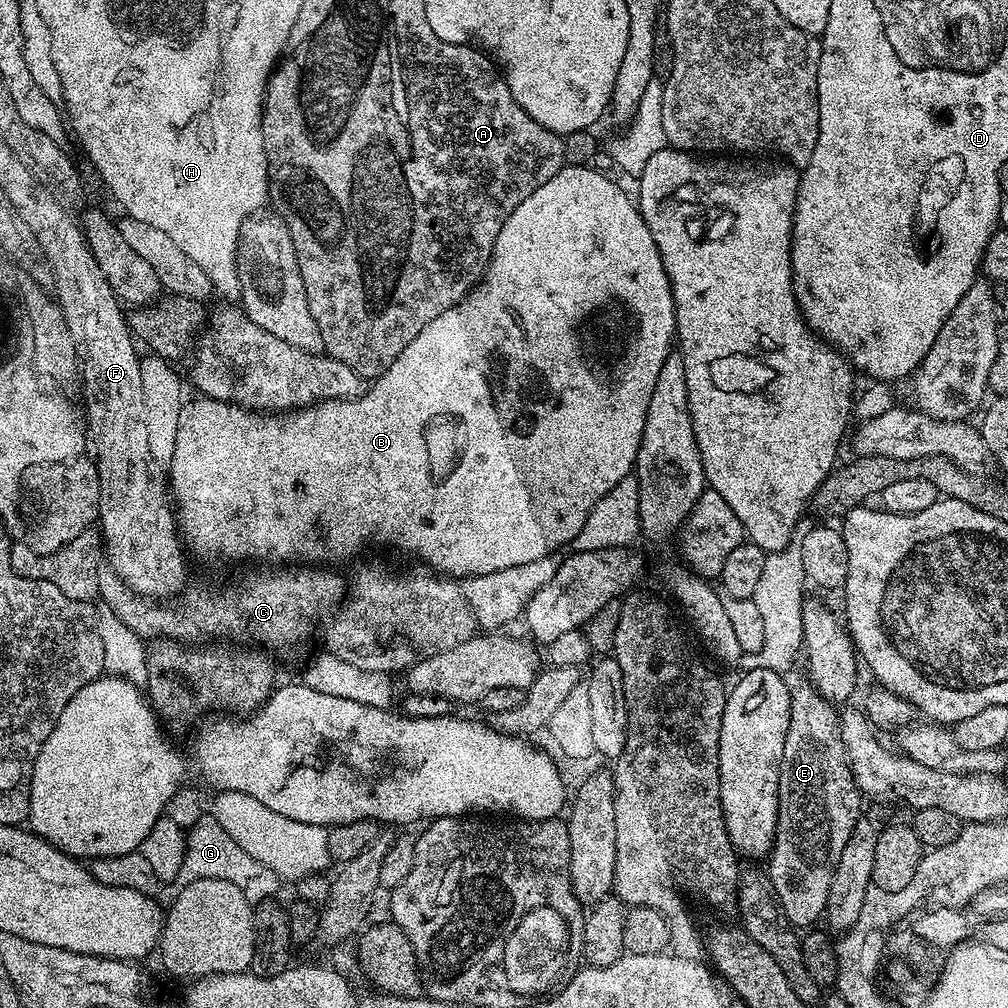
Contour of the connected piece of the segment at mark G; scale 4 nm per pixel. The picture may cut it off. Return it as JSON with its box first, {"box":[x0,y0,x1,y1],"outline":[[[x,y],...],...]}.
{"box":[156,814,282,908],"outline":[[[204,814],[196,824],[187,829],[182,866],[180,866],[180,870],[174,879],[161,885],[156,895],[157,903],[164,908],[173,905],[178,894],[186,885],[202,878],[218,878],[220,881],[233,883],[253,906],[264,900],[273,899],[282,886],[282,879],[279,875],[272,868],[258,862],[248,852],[242,850],[240,845],[227,834],[220,823],[216,822],[210,814]]]}

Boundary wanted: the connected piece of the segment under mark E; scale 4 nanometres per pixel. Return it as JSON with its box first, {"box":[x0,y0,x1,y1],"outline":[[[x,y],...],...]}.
{"box":[766,682,862,930],"outline":[[[804,682],[801,688],[792,688],[790,698],[790,730],[786,730],[786,750],[782,754],[782,766],[780,767],[780,785],[778,786],[778,826],[776,827],[776,840],[772,843],[772,851],[766,857],[766,871],[768,881],[772,884],[772,890],[776,894],[776,899],[780,901],[780,908],[784,912],[784,917],[788,923],[797,930],[808,930],[817,919],[823,917],[826,898],[830,894],[830,881],[834,879],[834,870],[838,866],[838,858],[842,858],[842,849],[846,847],[846,841],[854,830],[857,820],[861,819],[860,800],[862,793],[856,786],[856,780],[852,776],[852,770],[848,766],[848,758],[844,755],[844,743],[840,737],[840,712],[837,705],[829,701],[819,693],[811,683]]]}

